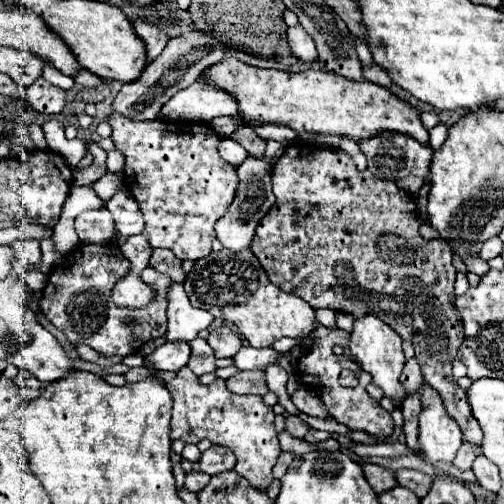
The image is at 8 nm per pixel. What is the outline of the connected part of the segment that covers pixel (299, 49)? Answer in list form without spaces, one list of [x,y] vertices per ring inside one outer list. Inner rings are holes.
[[[301,25],[287,29],[287,41],[289,41],[289,47],[297,59],[301,59],[307,65],[315,61],[315,53],[317,53],[315,43],[313,43],[311,35]]]

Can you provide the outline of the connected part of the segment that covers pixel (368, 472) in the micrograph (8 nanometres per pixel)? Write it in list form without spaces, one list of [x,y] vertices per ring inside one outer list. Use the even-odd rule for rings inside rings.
[[[363,465],[363,471],[365,471],[365,479],[369,481],[369,485],[373,487],[373,491],[379,495],[379,493],[385,493],[389,491],[391,487],[397,485],[395,481],[395,473],[391,469],[385,469],[381,465]]]

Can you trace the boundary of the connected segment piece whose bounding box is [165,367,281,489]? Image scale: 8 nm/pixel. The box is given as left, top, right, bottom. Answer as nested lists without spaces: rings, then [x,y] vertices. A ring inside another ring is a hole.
[[[183,367],[177,371],[177,377],[165,383],[167,389],[171,391],[173,397],[173,419],[171,419],[171,439],[183,439],[185,443],[199,443],[201,439],[209,439],[213,445],[223,445],[229,447],[235,457],[237,457],[237,473],[243,475],[251,485],[257,489],[267,489],[269,483],[273,481],[271,469],[281,453],[279,449],[279,439],[275,433],[275,413],[271,407],[263,403],[263,397],[259,395],[235,395],[225,387],[223,379],[215,379],[211,385],[201,385],[195,373],[189,367]]]

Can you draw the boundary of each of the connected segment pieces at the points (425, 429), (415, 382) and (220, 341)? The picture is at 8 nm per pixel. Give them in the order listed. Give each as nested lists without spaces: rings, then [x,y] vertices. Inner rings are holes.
[[[427,383],[423,387],[423,409],[419,413],[419,443],[425,453],[425,461],[453,461],[457,449],[463,443],[459,425],[447,417],[443,399]]]
[[[407,359],[399,381],[403,381],[403,389],[407,389],[407,393],[415,393],[415,389],[419,389],[419,385],[423,383],[423,375],[421,375],[419,363],[415,359]]]
[[[225,325],[213,329],[205,341],[211,345],[215,357],[219,357],[219,359],[221,357],[233,357],[241,349],[239,335],[231,327],[225,327]]]

